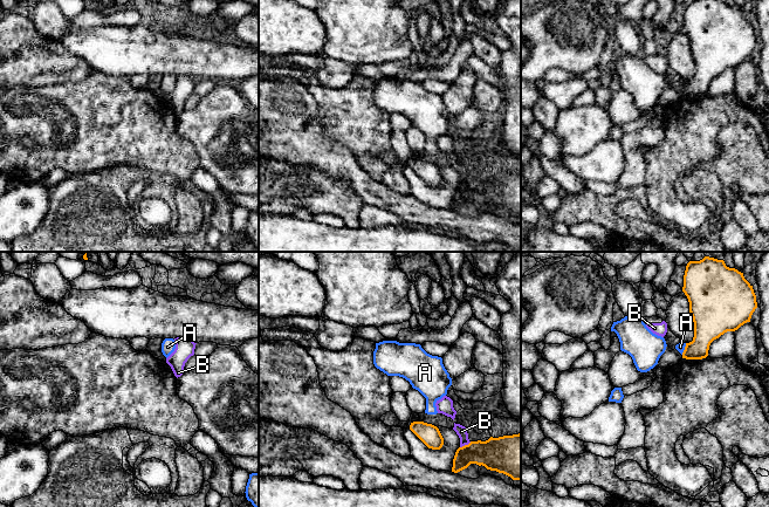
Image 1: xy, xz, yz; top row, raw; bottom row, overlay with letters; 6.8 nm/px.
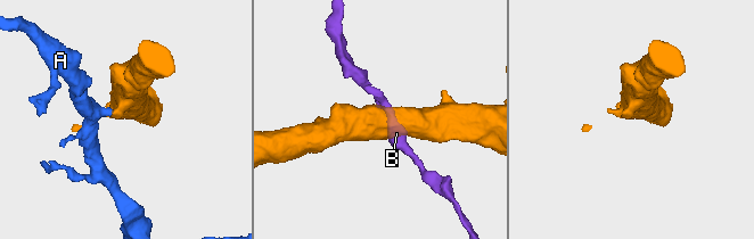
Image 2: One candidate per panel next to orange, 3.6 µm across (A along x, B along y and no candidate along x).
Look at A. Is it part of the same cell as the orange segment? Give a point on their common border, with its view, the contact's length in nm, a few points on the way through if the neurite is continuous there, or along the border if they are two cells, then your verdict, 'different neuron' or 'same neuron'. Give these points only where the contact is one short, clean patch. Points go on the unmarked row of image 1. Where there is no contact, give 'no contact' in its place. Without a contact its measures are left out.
yz (685, 87) | 90 nm | along yz (686, 81), (681, 91) | different neuron

